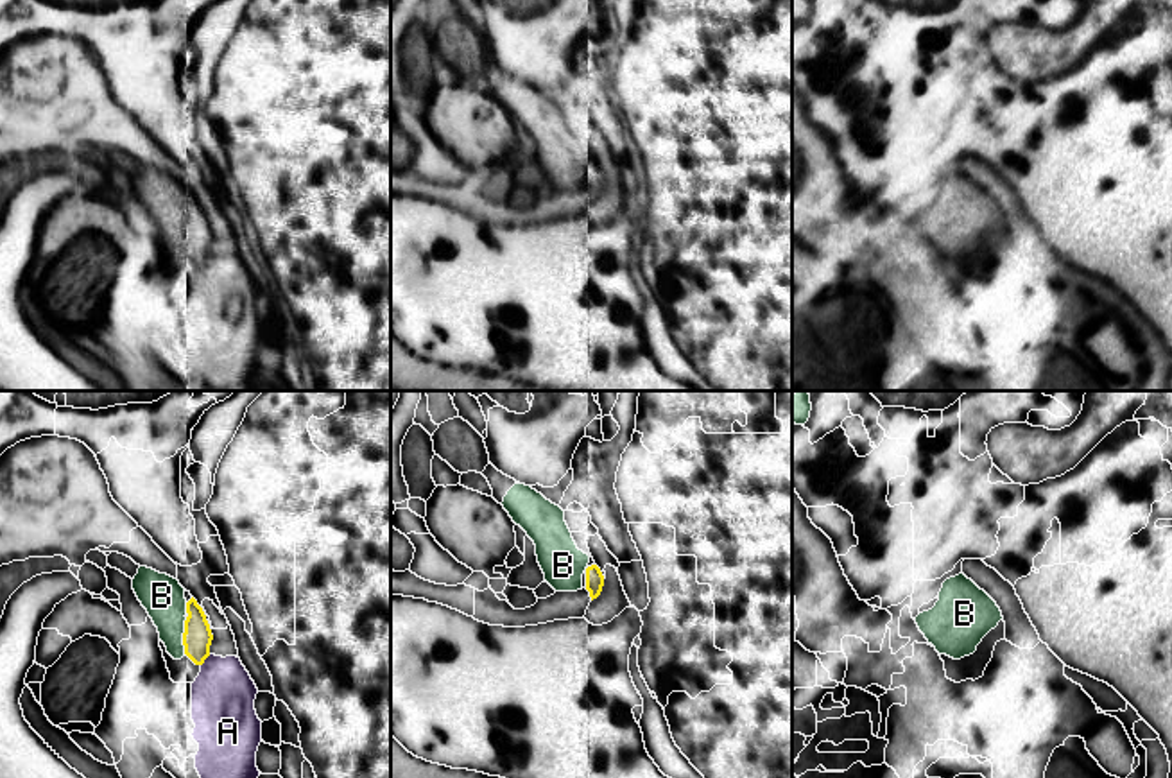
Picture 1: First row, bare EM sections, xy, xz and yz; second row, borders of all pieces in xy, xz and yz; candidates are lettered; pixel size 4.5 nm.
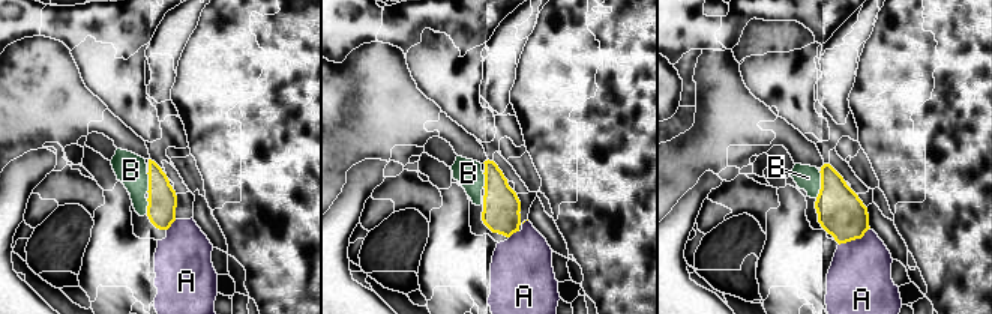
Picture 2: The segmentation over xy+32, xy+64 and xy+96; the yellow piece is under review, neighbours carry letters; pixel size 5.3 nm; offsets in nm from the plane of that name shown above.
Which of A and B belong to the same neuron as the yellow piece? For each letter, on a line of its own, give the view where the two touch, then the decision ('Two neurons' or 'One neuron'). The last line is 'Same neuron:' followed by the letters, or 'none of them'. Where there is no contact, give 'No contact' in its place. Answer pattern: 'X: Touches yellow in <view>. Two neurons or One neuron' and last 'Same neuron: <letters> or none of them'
A: Touches yellow in xy. Two neurons
B: Touches yellow in xy. One neuron
Same neuron: B

